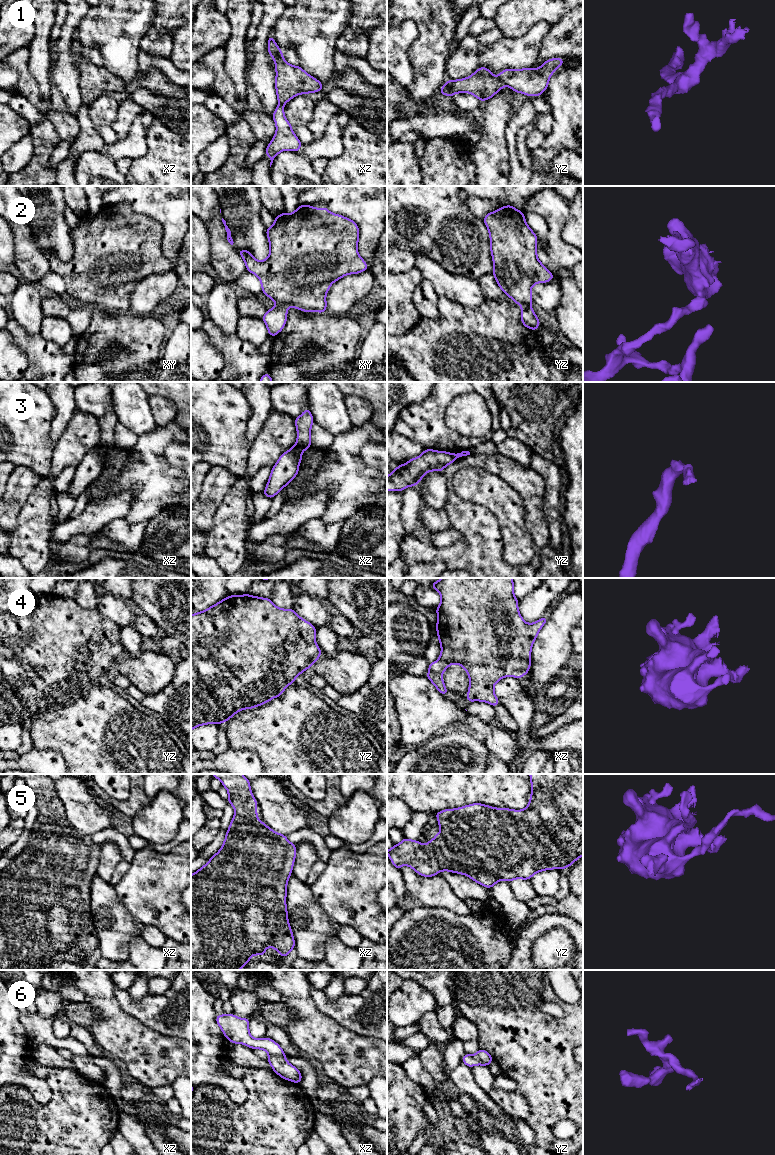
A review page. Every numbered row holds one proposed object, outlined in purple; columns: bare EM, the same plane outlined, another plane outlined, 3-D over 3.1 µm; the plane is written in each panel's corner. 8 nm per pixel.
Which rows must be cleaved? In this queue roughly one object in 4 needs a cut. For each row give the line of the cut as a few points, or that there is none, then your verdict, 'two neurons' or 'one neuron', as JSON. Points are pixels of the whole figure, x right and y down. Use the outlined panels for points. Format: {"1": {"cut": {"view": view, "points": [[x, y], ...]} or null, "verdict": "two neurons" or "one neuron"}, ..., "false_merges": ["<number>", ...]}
{"1": {"cut": null, "verdict": "one neuron"}, "2": {"cut": {"view": "xy", "points": [[277, 304], [282, 304], [286, 307]]}, "verdict": "two neurons"}, "3": {"cut": {"view": "xz", "points": [[295, 445], [300, 452]]}, "verdict": "two neurons"}, "4": {"cut": null, "verdict": "one neuron"}, "5": {"cut": null, "verdict": "one neuron"}, "6": {"cut": null, "verdict": "one neuron"}, "false_merges": ["2", "3"]}

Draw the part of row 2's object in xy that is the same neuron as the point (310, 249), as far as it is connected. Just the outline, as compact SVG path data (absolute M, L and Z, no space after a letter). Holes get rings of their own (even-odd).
M299 205L292 213L286 212L275 217L273 226L266 228L270 252L264 261L255 259L248 250L237 250L244 259L248 272L256 275L262 287L262 293L277 305L297 308L305 312L325 313L326 294L330 286L348 274L358 274L368 269L368 265L358 253L359 227L351 219L331 213L327 207L313 208L311 205Z

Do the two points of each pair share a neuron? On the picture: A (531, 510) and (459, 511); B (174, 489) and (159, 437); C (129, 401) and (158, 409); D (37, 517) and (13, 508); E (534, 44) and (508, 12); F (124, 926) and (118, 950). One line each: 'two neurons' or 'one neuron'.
A: one neuron
B: one neuron
C: two neurons
D: two neurons
E: two neurons
F: one neuron

